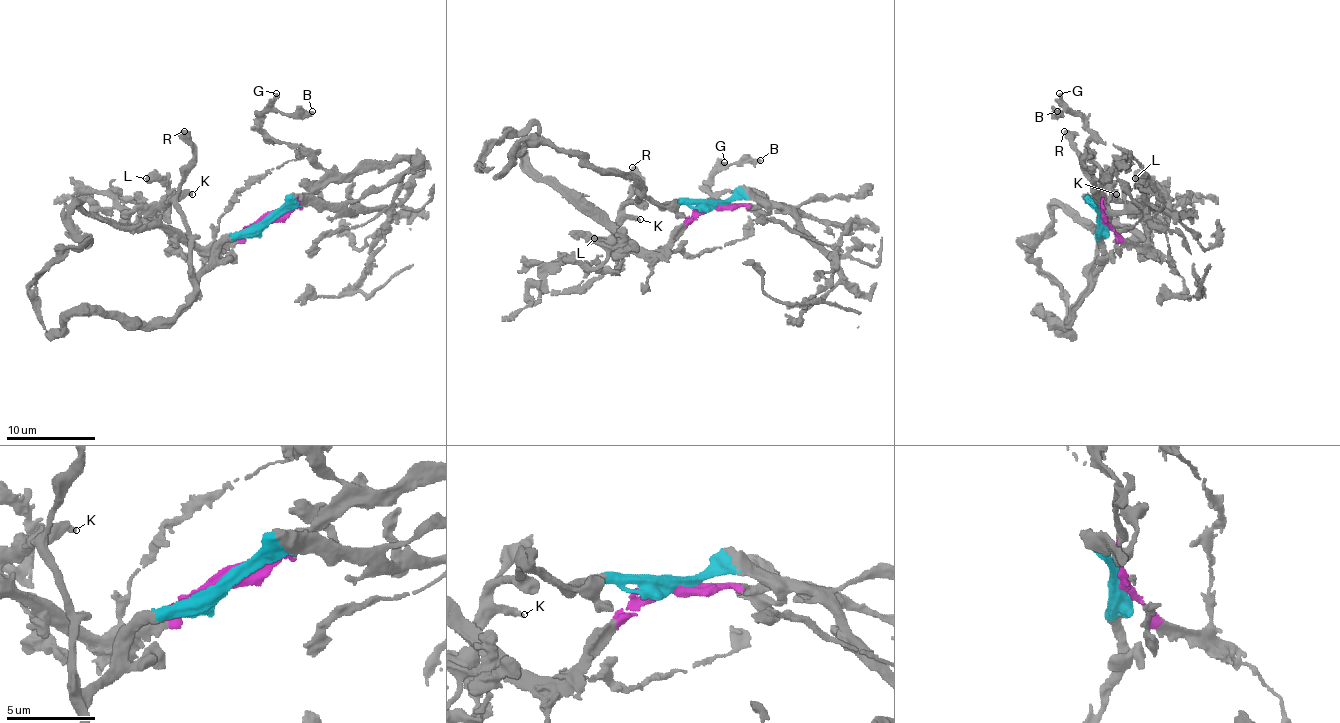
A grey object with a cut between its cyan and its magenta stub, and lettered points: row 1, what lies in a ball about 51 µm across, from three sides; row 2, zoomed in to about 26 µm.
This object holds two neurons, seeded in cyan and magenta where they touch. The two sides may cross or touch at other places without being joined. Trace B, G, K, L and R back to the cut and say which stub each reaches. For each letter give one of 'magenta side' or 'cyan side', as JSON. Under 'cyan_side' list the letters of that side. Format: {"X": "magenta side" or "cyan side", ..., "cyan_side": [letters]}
{"B": "magenta side", "G": "magenta side", "K": "cyan side", "L": "magenta side", "R": "cyan side", "cyan_side": ["K", "R"]}

